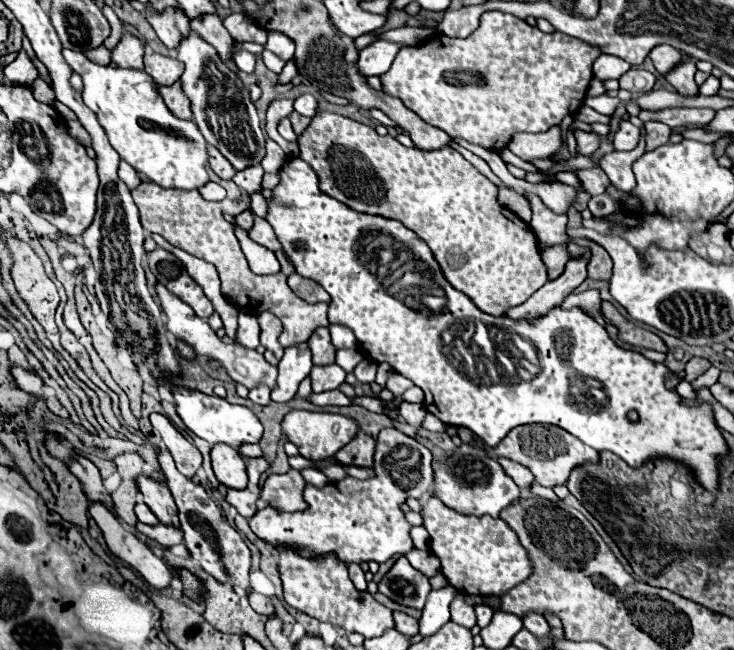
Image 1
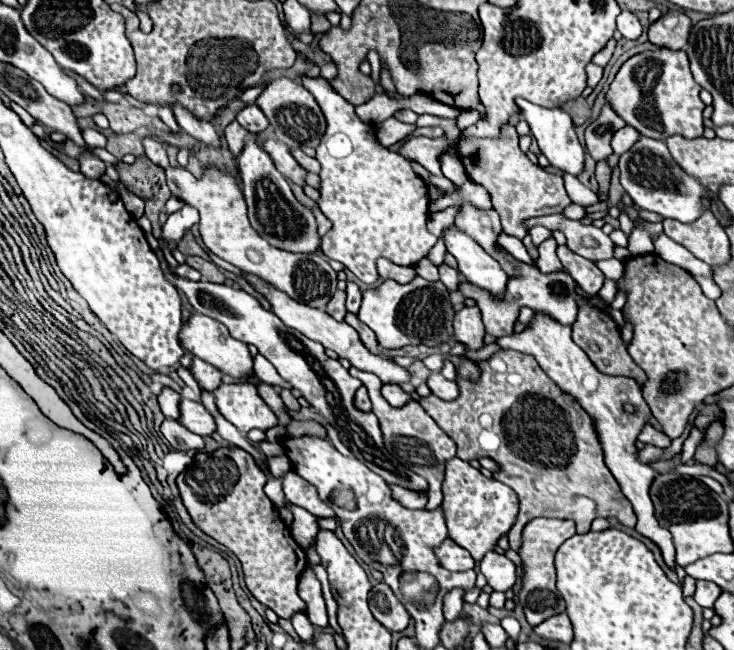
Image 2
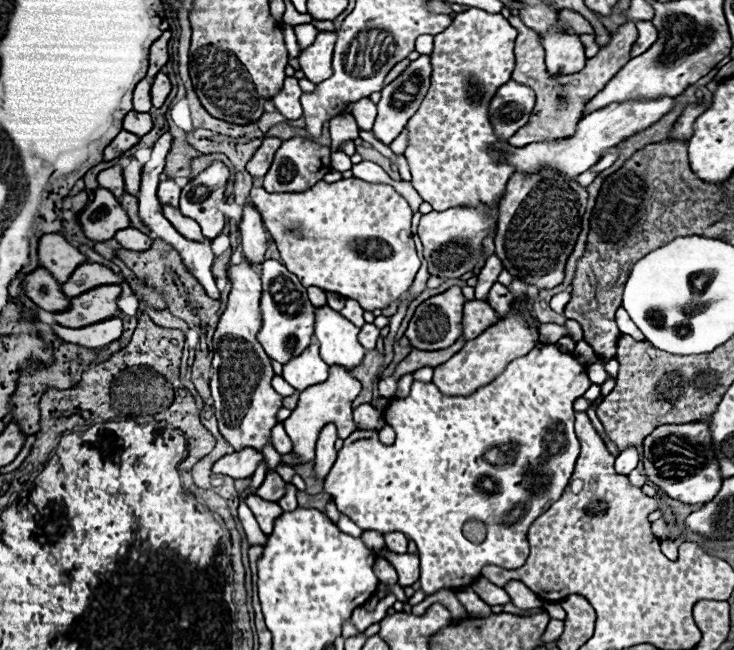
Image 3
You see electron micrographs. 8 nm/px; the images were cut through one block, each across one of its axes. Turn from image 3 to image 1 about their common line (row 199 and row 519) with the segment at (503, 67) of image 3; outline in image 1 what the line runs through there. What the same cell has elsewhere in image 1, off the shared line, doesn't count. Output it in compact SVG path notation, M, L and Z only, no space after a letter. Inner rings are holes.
M434 496L422 502L420 516L430 534L430 550L438 556L442 574L458 592L472 596L502 596L530 578L534 570L530 554L502 518L454 512Z

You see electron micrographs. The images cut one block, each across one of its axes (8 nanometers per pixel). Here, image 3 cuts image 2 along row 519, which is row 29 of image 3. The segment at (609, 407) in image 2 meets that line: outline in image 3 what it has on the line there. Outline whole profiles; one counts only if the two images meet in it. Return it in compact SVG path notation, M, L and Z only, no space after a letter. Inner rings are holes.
M636 22L638 28L638 40L632 46L632 56L640 56L642 52L646 52L646 48L650 48L650 44L654 44L658 32L650 22Z

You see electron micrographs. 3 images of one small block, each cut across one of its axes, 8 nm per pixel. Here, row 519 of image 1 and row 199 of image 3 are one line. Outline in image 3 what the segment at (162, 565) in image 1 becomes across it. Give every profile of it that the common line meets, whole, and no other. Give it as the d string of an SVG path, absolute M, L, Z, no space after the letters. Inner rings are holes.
M98 188L94 200L80 214L80 226L86 238L94 242L104 242L110 240L118 230L130 226L130 220L122 210L118 198L114 198L104 188Z

